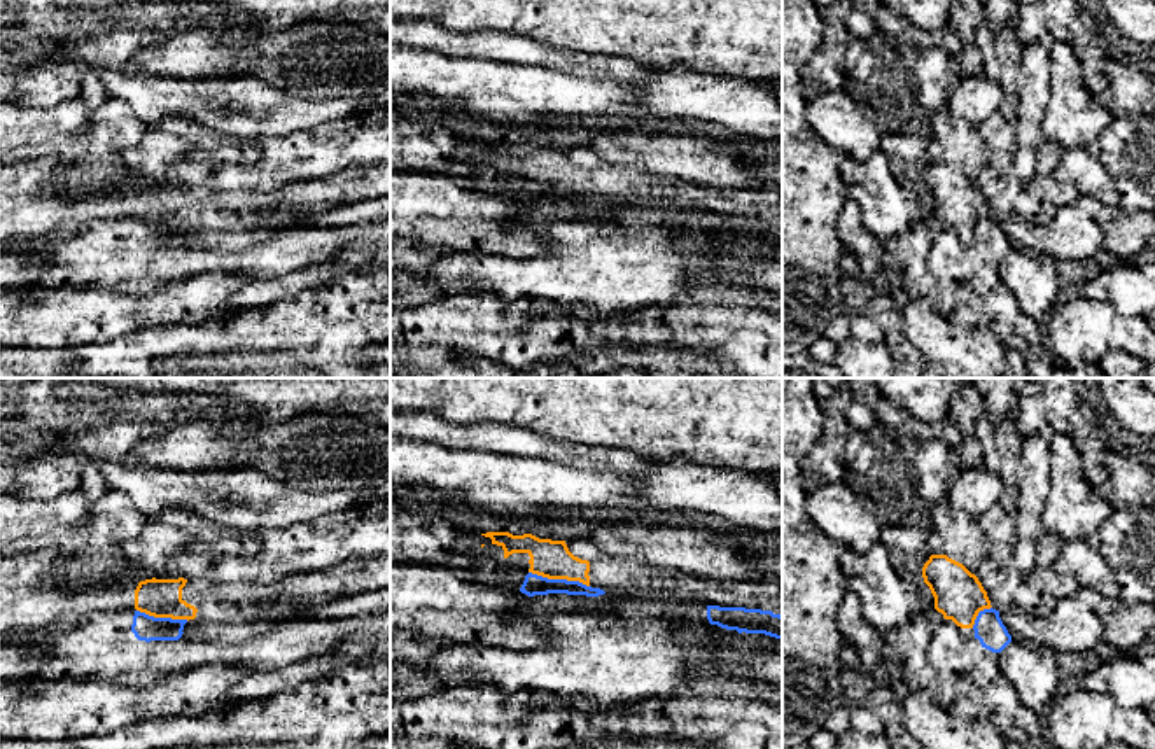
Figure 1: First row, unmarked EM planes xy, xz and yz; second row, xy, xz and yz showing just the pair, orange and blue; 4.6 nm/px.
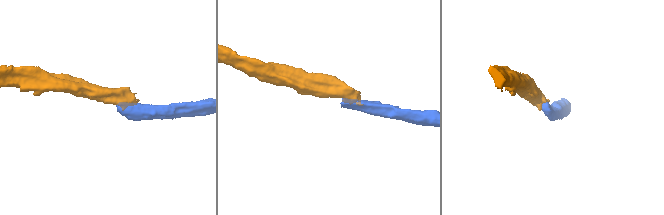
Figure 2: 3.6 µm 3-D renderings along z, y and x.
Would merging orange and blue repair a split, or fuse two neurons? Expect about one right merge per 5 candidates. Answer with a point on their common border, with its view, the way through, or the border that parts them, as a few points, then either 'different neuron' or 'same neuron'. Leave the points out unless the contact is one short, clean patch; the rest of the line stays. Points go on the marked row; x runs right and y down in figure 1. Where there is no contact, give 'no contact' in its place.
contact xz (559, 578); border xz (529, 571), (548, 578), (578, 580), (588, 587); different neuron

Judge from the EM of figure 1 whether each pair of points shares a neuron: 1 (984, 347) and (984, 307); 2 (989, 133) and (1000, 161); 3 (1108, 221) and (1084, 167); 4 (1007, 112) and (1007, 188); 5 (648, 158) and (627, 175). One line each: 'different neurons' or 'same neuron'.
1: different neurons
2: same neuron
3: same neuron
4: same neuron
5: different neurons

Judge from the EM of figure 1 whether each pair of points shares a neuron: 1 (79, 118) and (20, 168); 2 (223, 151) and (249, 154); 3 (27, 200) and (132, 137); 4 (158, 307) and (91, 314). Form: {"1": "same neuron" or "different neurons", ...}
{"1": "different neurons", "2": "same neuron", "3": "same neuron", "4": "same neuron"}

